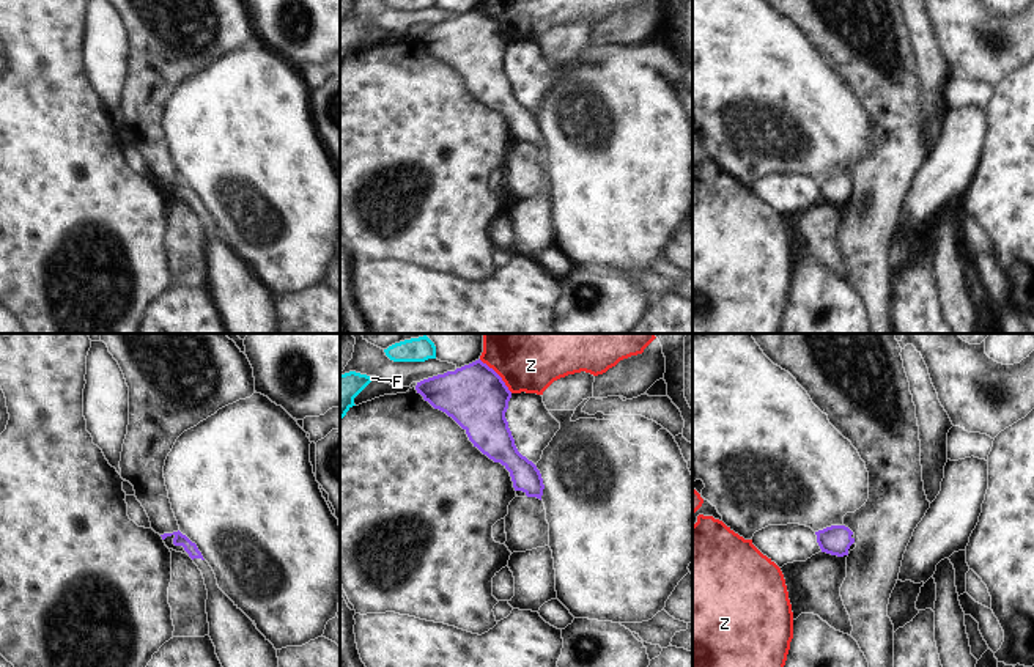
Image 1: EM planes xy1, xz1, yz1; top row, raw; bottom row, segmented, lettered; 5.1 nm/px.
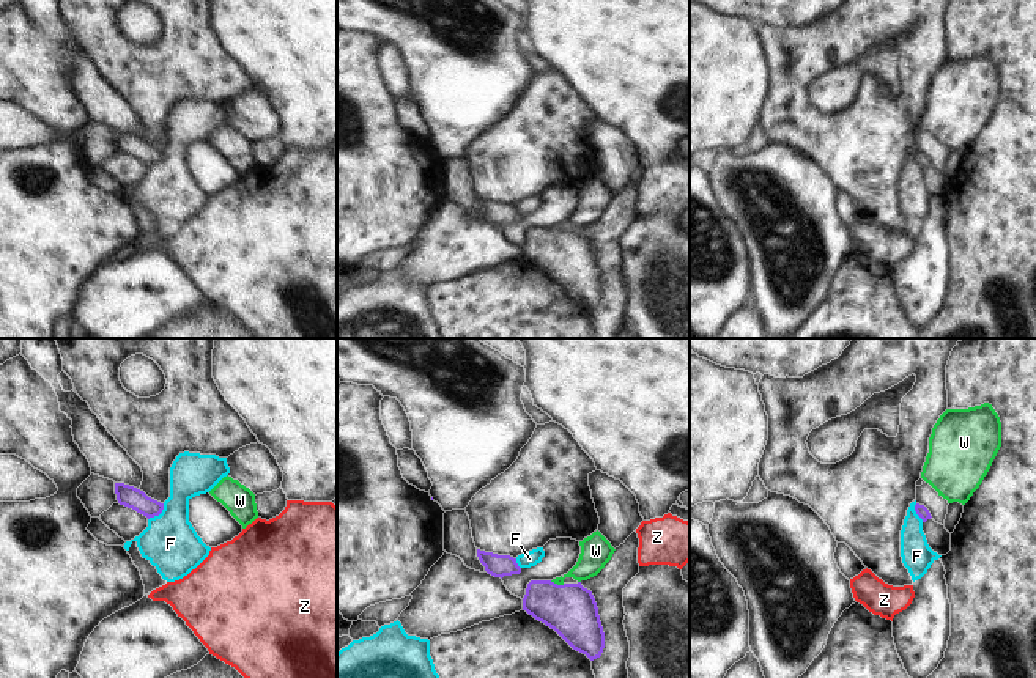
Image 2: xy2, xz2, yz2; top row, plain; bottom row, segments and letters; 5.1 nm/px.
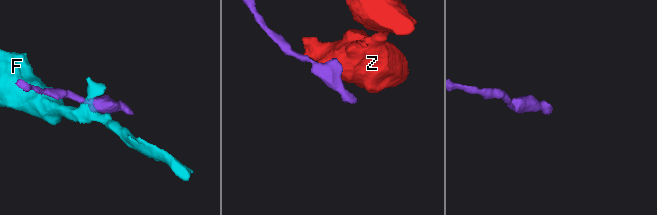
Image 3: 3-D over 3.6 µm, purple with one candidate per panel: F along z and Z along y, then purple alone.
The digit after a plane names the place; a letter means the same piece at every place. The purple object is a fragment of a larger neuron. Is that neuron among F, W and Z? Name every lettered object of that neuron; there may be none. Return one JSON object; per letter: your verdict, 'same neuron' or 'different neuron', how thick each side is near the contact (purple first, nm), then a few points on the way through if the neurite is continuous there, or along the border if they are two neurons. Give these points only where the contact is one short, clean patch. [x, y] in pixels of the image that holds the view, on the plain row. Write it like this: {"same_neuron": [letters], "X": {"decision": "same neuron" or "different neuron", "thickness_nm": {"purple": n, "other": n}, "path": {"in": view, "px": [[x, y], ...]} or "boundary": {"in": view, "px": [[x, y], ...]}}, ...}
{"same_neuron": [], "F": {"decision": "different neuron", "thickness_nm": {"purple": 110, "other": 280}, "boundary": {"in": "xy2", "px": [[164, 151], [164, 156], [148, 167]]}}, "W": {"decision": "different neuron", "thickness_nm": {"purple": 260, "other": 150}}, "Z": {"decision": "different neuron", "thickness_nm": {"purple": 320, "other": 200}}}

